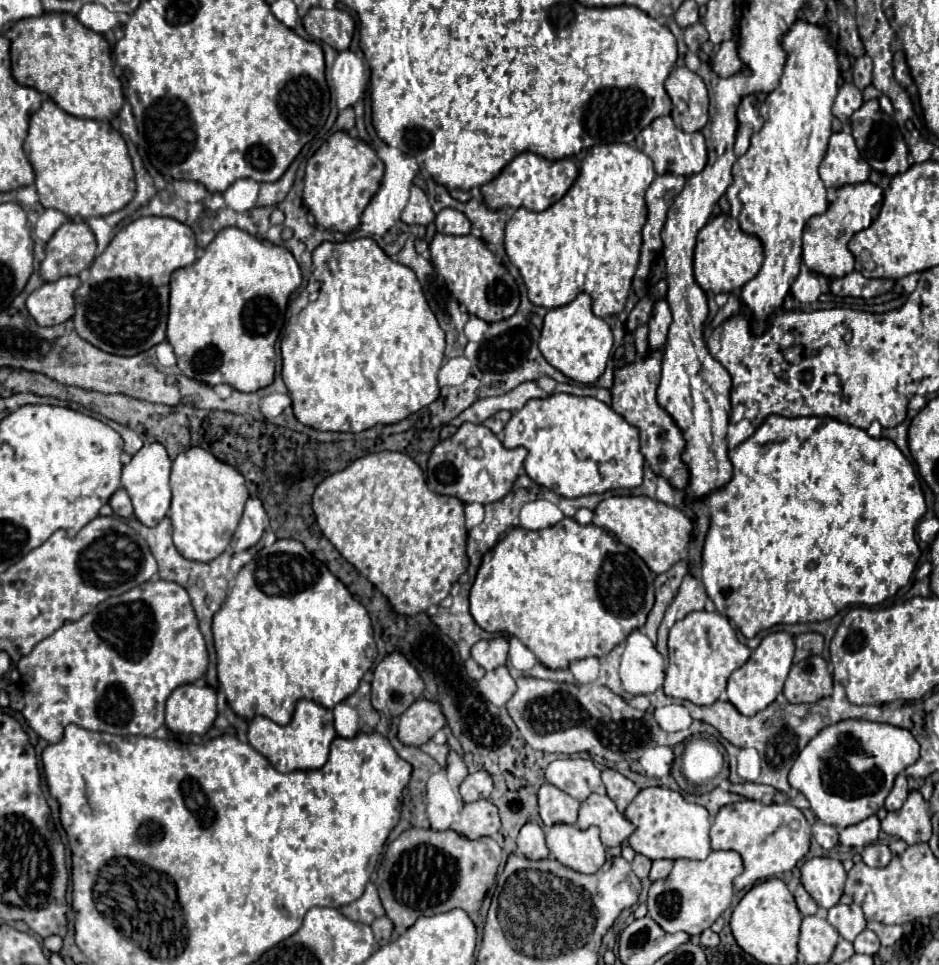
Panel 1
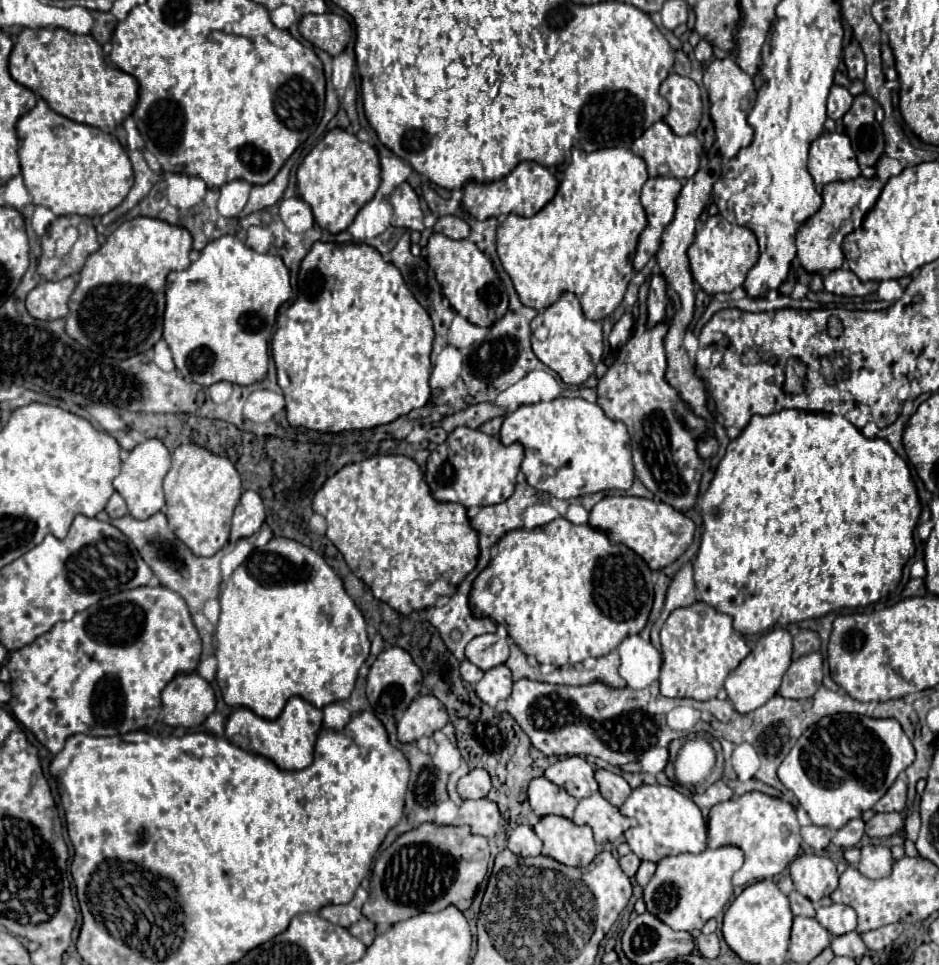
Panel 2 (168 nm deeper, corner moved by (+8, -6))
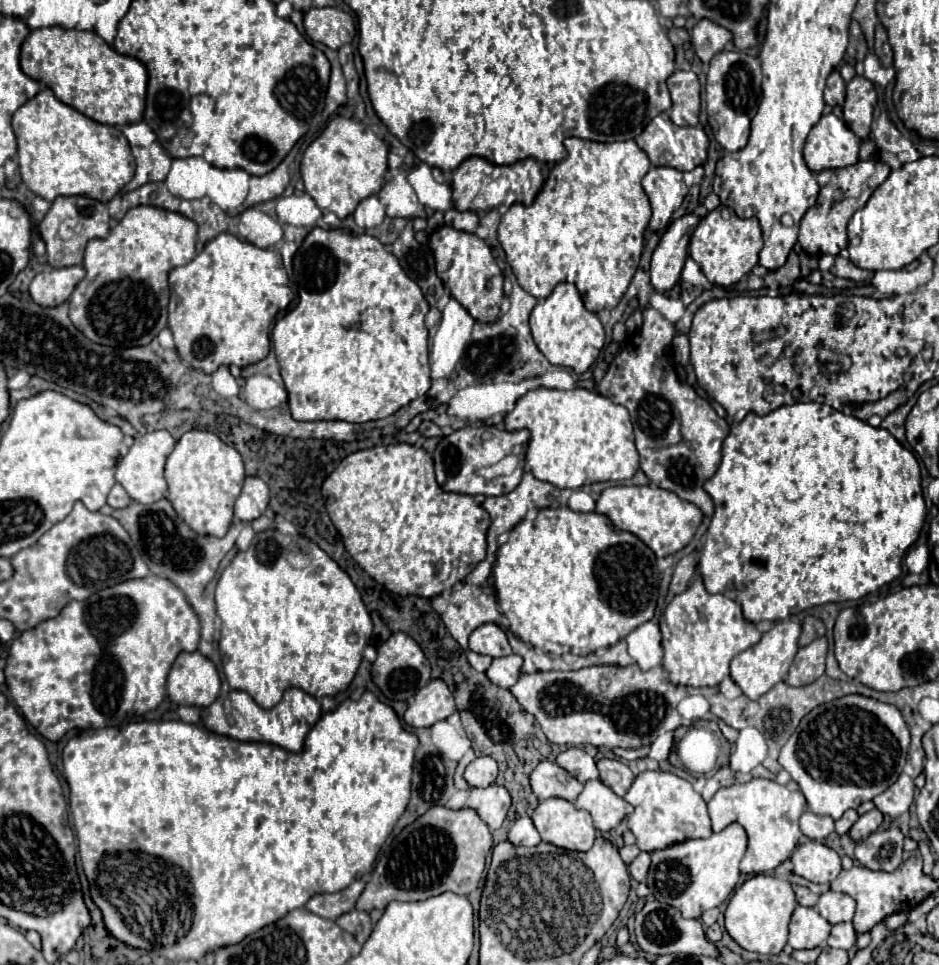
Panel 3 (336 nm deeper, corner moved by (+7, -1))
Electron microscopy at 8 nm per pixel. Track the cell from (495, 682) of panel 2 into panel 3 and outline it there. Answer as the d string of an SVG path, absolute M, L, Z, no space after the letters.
M517 654L493 658L493 664L487 670L487 676L493 684L501 688L511 688L521 674L521 666L523 666L523 658Z

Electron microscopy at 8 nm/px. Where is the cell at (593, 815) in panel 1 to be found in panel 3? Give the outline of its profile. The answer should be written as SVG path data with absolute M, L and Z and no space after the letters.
M587 780L585 790L575 800L575 806L587 810L595 828L603 832L613 830L631 812L631 806L601 780Z

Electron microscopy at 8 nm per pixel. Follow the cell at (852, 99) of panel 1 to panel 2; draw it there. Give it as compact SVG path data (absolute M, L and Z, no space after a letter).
M834 85L828 95L828 117L834 121L842 119L848 113L848 109L852 107L852 101L854 101L854 97L848 93L846 87Z

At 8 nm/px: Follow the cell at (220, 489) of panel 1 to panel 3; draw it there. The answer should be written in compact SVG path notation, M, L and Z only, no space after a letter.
M189 430L181 436L175 450L165 464L165 480L169 484L167 498L175 512L197 534L225 536L233 520L233 504L245 480L245 466L241 454L225 444L217 434L207 430Z

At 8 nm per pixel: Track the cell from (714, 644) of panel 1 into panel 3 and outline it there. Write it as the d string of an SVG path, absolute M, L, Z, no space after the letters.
M695 578L689 588L677 594L665 608L661 618L663 634L663 668L669 670L669 680L683 686L717 686L729 676L729 662L739 652L759 642L761 632L747 622L741 604L721 594L713 596L705 590L703 580Z

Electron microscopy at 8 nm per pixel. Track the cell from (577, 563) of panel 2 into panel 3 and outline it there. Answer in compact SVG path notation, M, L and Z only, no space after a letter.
M567 506L541 508L533 522L521 520L511 530L509 540L497 550L493 576L500 611L509 620L509 630L519 634L523 642L557 656L569 652L585 656L597 648L613 646L633 628L653 618L657 606L657 576L661 576L655 564L657 558L635 534L615 530L607 520L603 514L573 512Z

